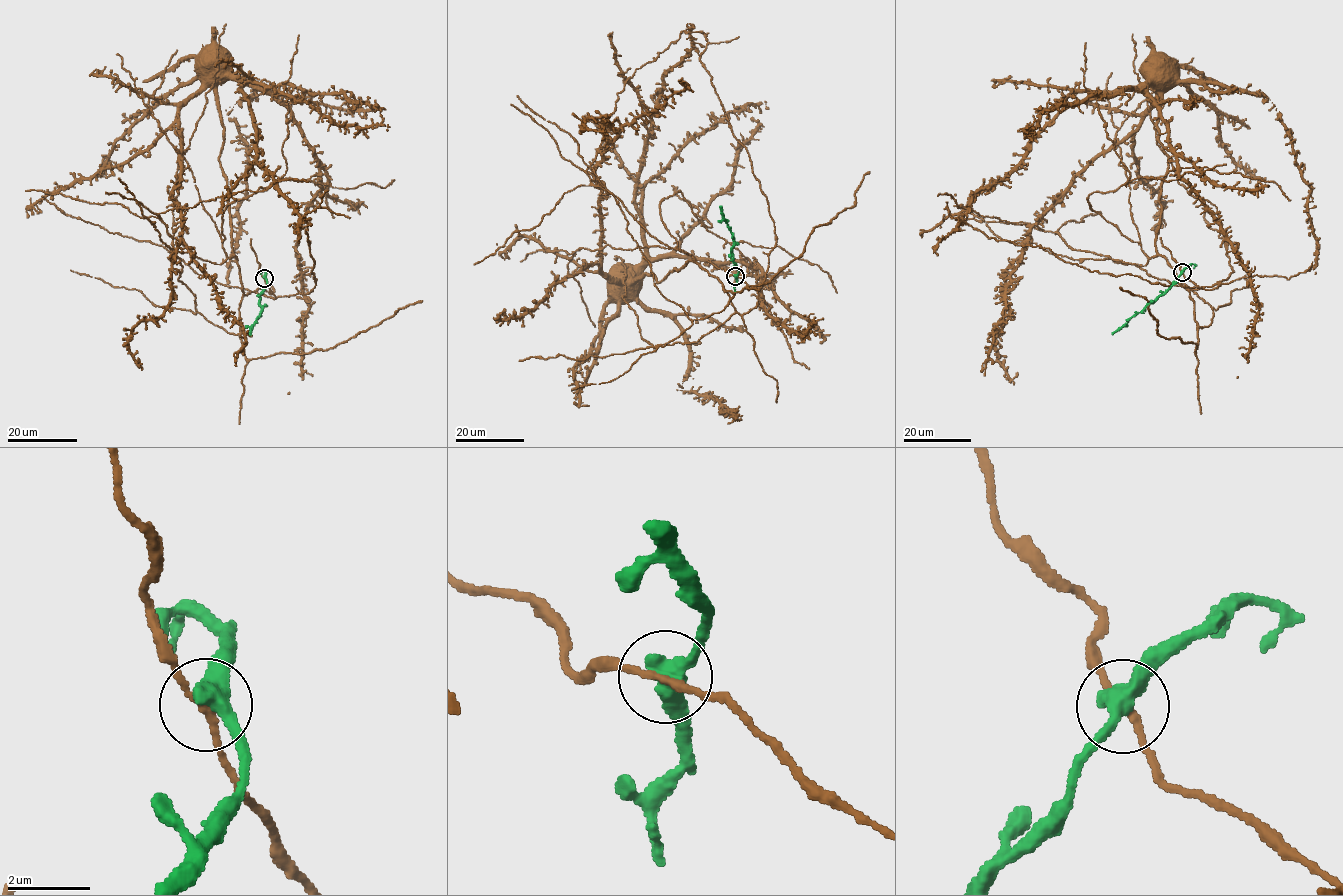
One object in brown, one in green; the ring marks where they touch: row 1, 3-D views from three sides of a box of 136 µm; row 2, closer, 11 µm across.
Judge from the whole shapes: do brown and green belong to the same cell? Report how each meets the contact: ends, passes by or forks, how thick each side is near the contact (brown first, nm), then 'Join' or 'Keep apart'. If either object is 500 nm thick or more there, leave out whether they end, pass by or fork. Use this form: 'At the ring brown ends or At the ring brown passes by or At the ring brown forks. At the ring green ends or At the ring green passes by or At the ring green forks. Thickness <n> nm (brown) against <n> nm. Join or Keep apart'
At the ring brown passes by. At the ring green passes by. Thickness 160 nm (brown) against 440 nm. Keep apart

